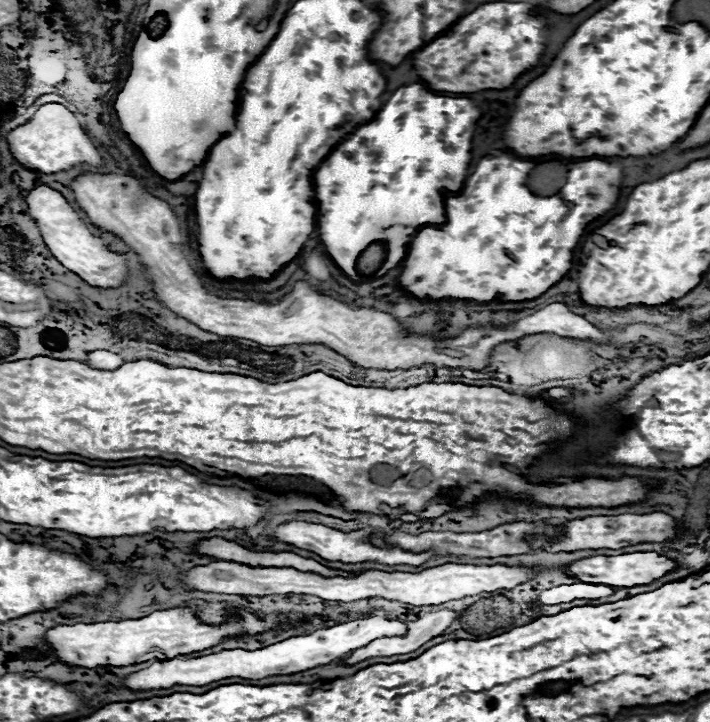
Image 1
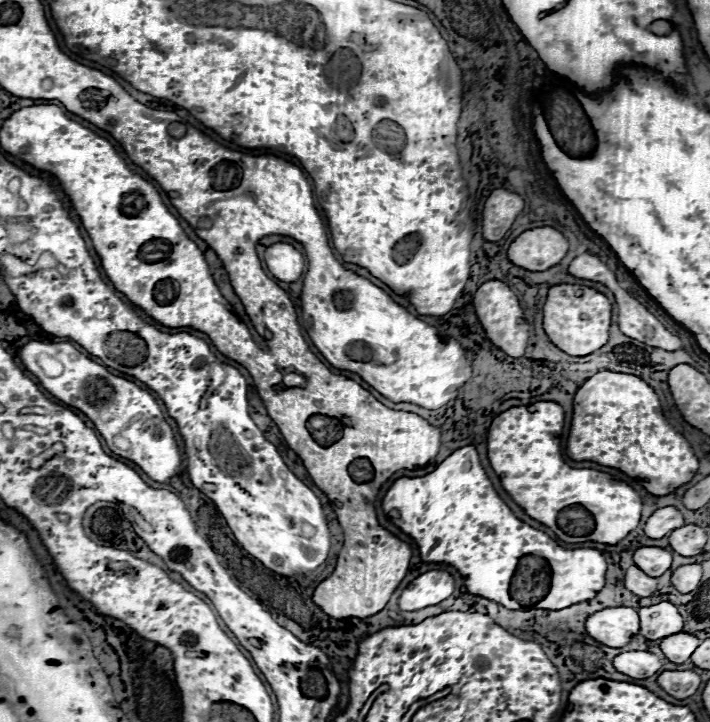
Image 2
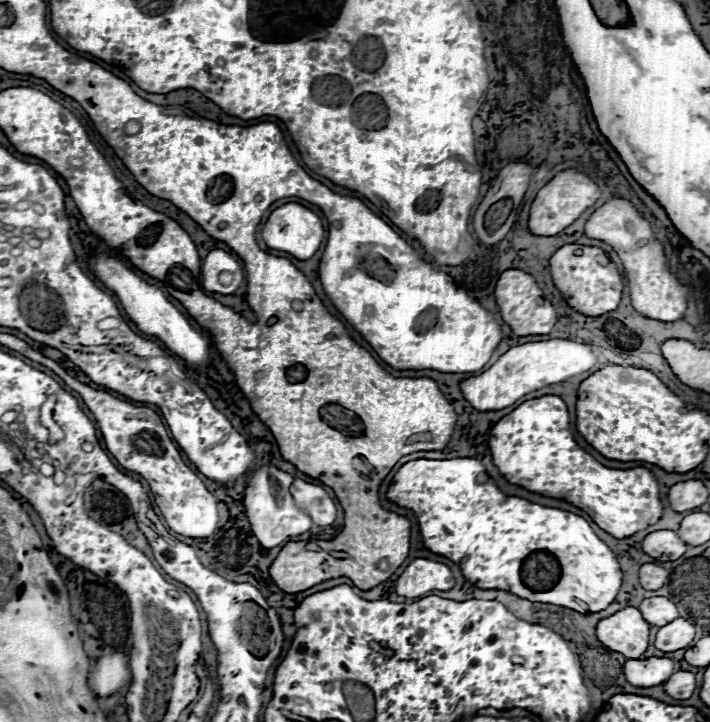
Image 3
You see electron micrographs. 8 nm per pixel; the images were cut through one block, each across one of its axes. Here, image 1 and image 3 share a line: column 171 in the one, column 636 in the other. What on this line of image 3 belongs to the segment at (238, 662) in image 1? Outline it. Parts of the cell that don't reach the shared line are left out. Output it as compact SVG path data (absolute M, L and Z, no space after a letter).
M646 658L624 664L626 680L636 688L652 688L664 684L674 672L674 660L670 658Z

